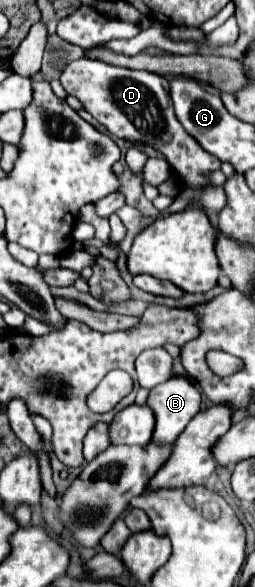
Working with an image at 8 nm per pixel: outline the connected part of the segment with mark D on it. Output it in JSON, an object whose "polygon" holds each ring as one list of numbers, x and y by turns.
{"polygon":[[82,57,78,61,72,61,62,71,60,83,66,93,74,95,84,105,84,109,94,119,98,119,112,135,126,141,152,145,154,149,164,153,182,185,206,187,208,181,204,179,204,173,220,169,220,159,204,151,200,143,196,143,196,139,192,139,192,135,188,135,182,123,176,119,172,111,168,81,162,75]]}

